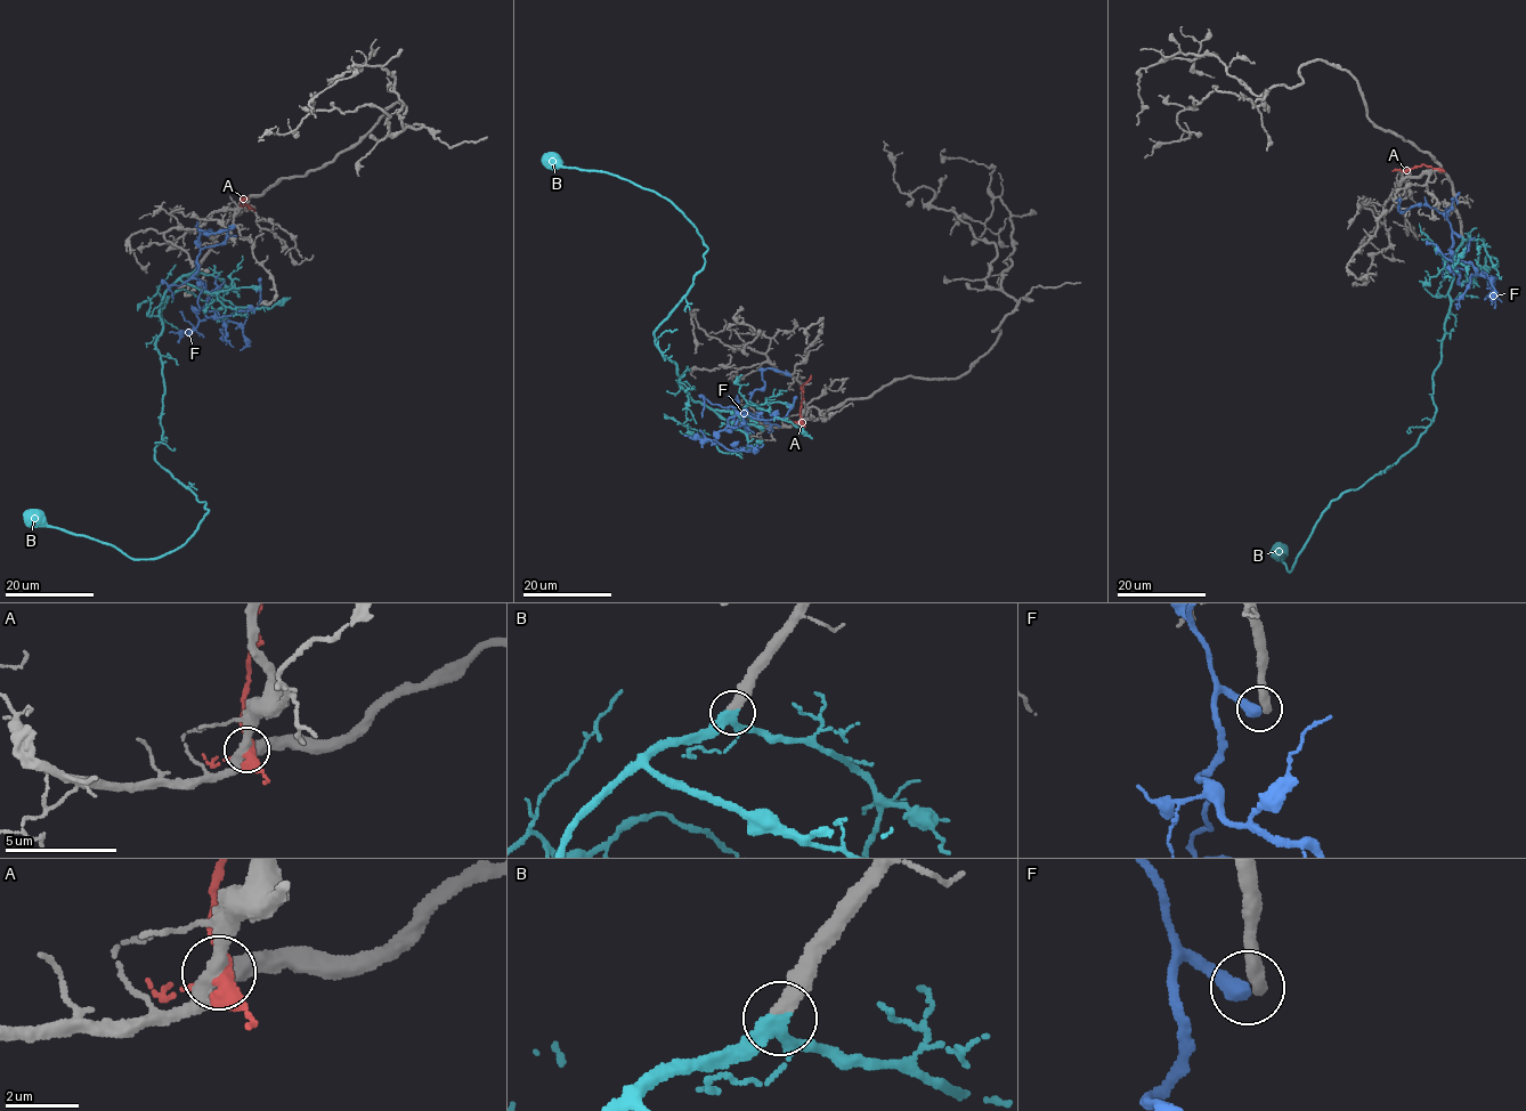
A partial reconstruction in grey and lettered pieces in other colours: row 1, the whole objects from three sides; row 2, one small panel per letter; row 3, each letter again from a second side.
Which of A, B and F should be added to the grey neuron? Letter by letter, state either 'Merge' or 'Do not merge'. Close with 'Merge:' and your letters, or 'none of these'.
A: Do not merge
B: Merge
F: Do not merge
Merge: B

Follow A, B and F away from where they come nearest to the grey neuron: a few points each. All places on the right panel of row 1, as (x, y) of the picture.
A: (1438, 169), (1421, 164), (1391, 171)
B: (1462, 237), (1427, 430), (1398, 461), (1330, 504), (1292, 569), (1276, 548)
F: (1460, 236), (1452, 234), (1449, 249), (1474, 269), (1464, 283), (1426, 240)

